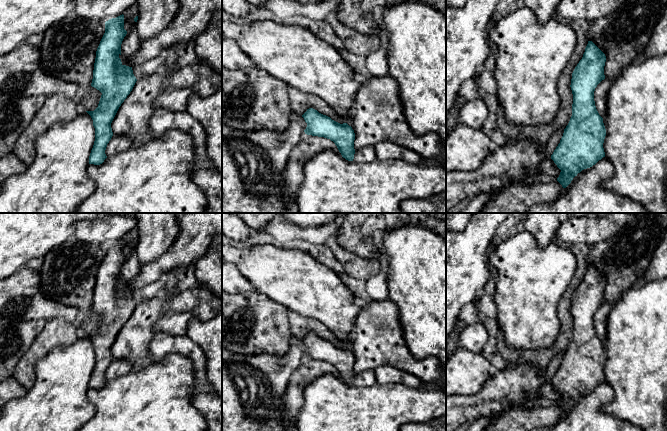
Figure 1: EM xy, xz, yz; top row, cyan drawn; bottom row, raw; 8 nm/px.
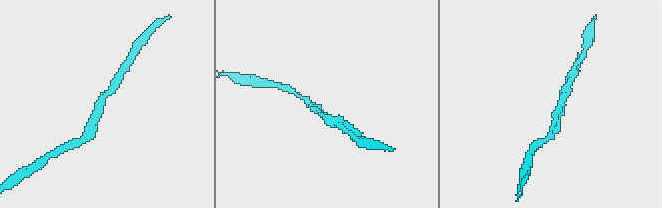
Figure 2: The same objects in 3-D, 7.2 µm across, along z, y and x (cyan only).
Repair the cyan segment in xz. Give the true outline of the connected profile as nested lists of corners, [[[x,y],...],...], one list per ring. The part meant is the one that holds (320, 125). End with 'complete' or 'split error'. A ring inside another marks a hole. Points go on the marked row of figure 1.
[[[313,108],[307,109],[302,117],[307,123],[305,134],[330,139],[343,158],[353,161],[355,133],[351,126],[347,123],[340,124]]]; complete

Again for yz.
[[[588,41],[582,59],[572,73],[572,116],[551,159],[561,170],[557,181],[566,188],[582,170],[605,157],[606,129],[594,101],[597,85],[605,79],[605,54]]]; complete

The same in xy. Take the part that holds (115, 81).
[[[123,14],[109,19],[105,22],[105,33],[96,51],[91,86],[102,95],[98,107],[94,111],[86,111],[95,128],[89,164],[100,165],[107,158],[105,150],[113,136],[111,123],[137,81],[132,67],[123,65],[119,58],[126,34]]]; complete

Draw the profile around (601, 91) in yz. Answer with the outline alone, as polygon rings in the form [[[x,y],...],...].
[[[605,78],[597,85],[594,91],[595,106],[602,118],[605,118],[606,116],[608,92],[612,83],[612,79]]]

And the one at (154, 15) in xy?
[[[137,0],[139,8],[136,29],[139,40],[149,39],[169,26],[178,8],[178,0]]]

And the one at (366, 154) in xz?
[[[363,146],[355,151],[353,161],[356,163],[370,163],[376,159],[374,146]]]

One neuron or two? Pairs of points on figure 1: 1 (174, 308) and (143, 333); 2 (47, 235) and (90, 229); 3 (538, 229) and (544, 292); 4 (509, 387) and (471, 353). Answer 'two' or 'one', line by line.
1: one
2: two
3: two
4: two

